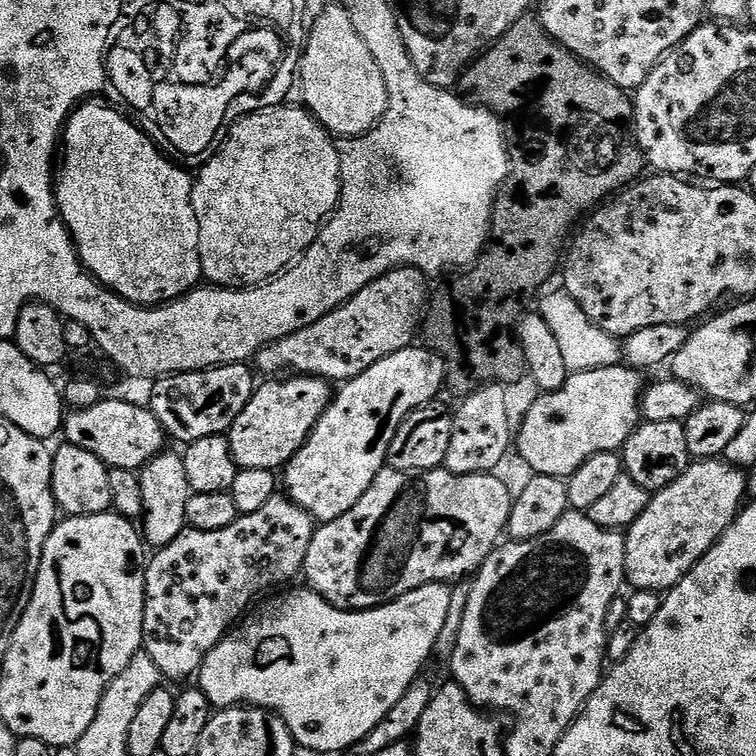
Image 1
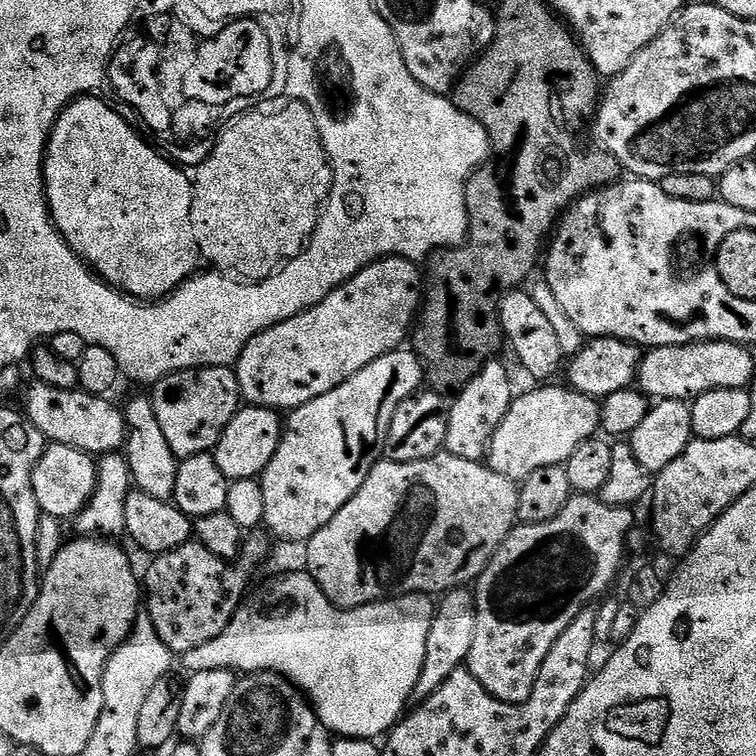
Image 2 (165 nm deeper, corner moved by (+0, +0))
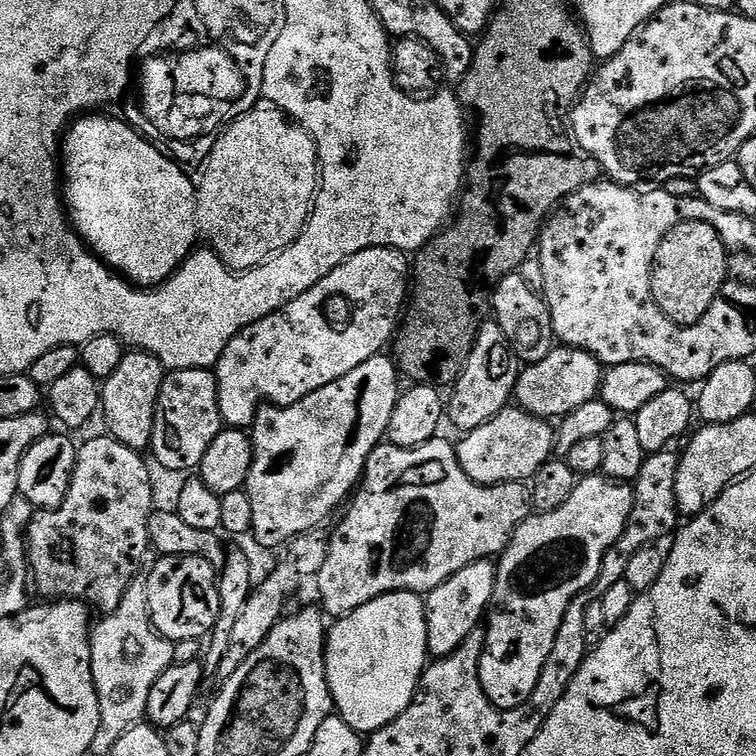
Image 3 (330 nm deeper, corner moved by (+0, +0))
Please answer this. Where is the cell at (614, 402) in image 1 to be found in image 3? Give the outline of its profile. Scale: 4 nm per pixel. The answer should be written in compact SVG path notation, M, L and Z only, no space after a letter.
M519 406L503 408L490 422L478 426L478 430L467 433L461 444L455 445L456 456L460 460L462 470L474 482L479 484L510 484L513 482L528 482L535 476L537 470L545 464L554 452L554 428L547 419L532 416Z

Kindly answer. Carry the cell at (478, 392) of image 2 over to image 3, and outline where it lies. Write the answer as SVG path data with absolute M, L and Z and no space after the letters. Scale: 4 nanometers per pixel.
M495 322L484 323L478 330L472 353L462 370L462 374L457 378L455 384L451 385L452 397L449 395L446 400L447 423L449 425L452 423L460 431L460 434L467 434L478 430L478 426L493 420L503 408L509 407L516 391L516 379L520 377L521 371L522 365L512 352L510 342L506 342L506 334L502 334L502 330Z

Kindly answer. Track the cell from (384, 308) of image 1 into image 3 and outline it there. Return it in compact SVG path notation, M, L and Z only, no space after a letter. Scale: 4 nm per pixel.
M367 248L358 254L354 254L346 262L342 262L342 266L330 270L330 274L326 274L326 278L322 278L322 282L310 286L310 290L306 290L306 294L294 298L294 302L287 304L282 312L275 312L266 318L262 318L258 322L254 322L250 326L246 326L246 330L239 332L226 346L222 358L216 363L214 369L216 385L218 386L218 406L220 407L221 421L229 428L239 428L241 430L251 429L252 422L256 418L257 410L260 409L265 402L269 405L279 406L281 408L290 406L294 402L306 398L306 394L314 394L314 390L322 390L322 386L330 386L330 382L338 382L338 378L350 374L350 370L362 366L362 362L381 355L381 353L385 351L384 347L386 347L387 344L389 347L389 345L393 343L398 331L398 325L402 320L402 313L406 308L406 297L409 295L409 292L409 257L405 255L405 253L397 250L397 248Z

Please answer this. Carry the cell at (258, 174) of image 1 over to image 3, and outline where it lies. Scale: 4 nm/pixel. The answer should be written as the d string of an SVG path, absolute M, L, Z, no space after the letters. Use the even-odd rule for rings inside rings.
M253 112L247 119L240 120L231 132L220 140L211 161L200 179L203 191L196 201L196 226L199 235L208 239L207 247L215 252L227 268L239 274L257 268L272 256L281 252L302 234L312 214L312 206L318 191L320 162L316 154L316 143L304 128L296 131L285 124L282 116L274 112ZM288 168L288 180L272 180Z

